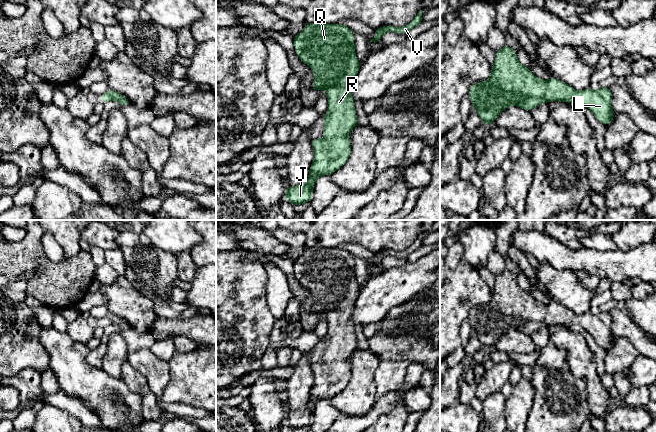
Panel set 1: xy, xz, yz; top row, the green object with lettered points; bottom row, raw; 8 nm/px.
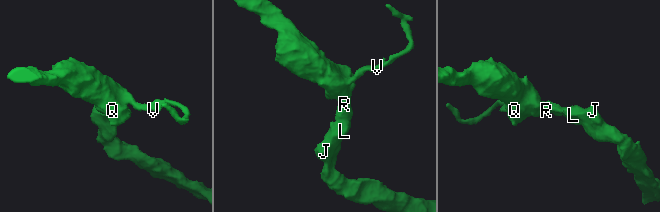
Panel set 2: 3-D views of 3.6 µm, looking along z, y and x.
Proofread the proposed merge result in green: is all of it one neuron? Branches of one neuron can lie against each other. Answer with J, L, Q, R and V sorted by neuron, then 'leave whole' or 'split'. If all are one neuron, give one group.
groups J L Q R V; leave whole

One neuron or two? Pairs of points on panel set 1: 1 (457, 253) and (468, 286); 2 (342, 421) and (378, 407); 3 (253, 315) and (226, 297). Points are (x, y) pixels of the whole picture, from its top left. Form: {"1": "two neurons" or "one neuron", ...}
{"1": "two neurons", "2": "one neuron", "3": "one neuron"}

